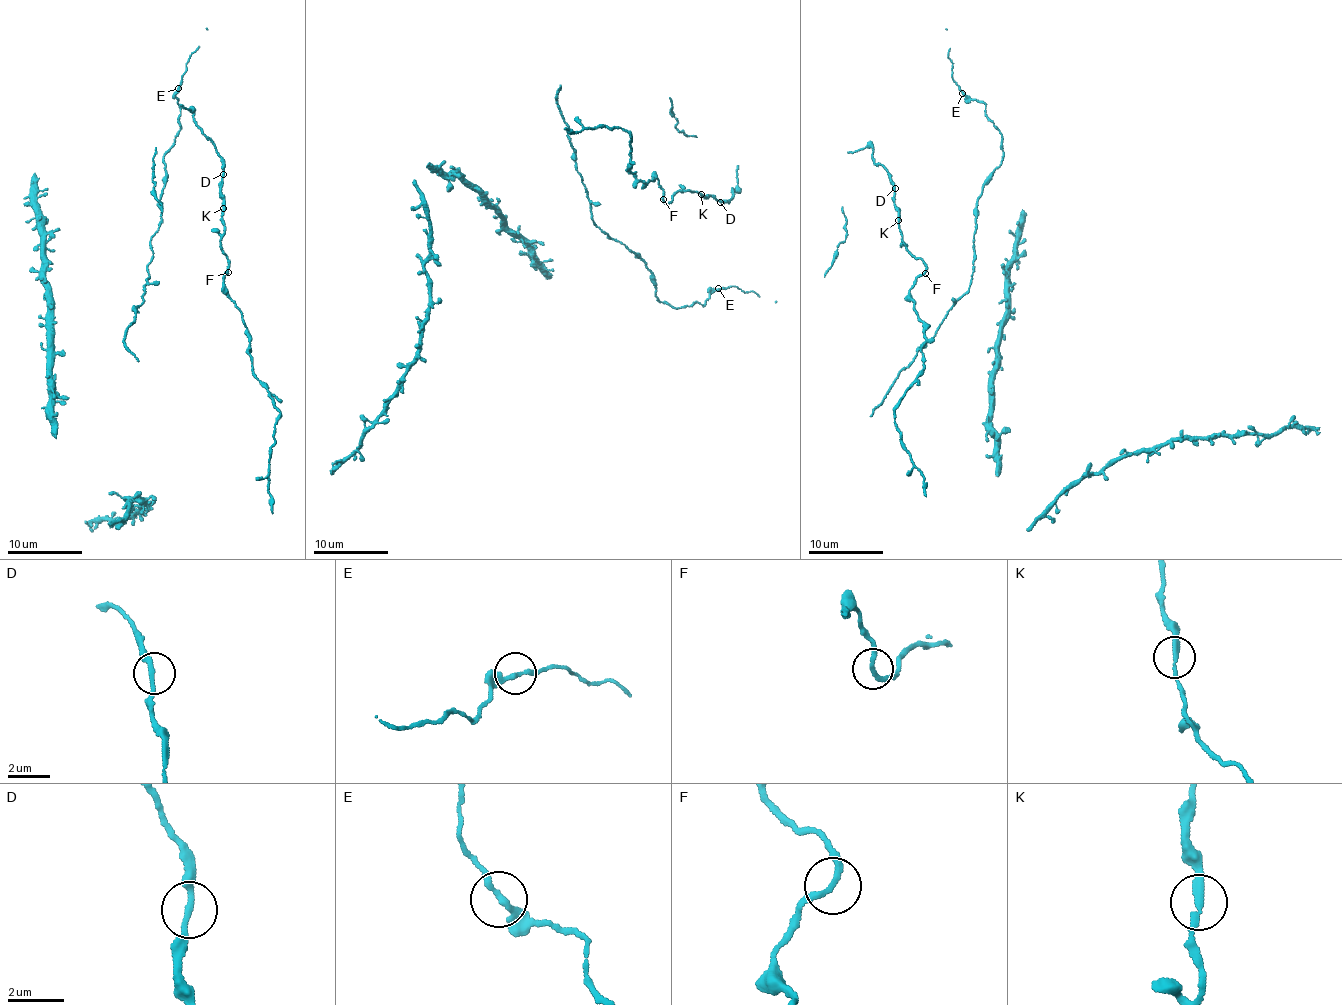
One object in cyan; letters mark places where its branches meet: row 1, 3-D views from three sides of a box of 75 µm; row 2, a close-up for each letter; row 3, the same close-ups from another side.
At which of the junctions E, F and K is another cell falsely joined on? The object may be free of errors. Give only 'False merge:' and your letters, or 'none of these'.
False merge: none of these

